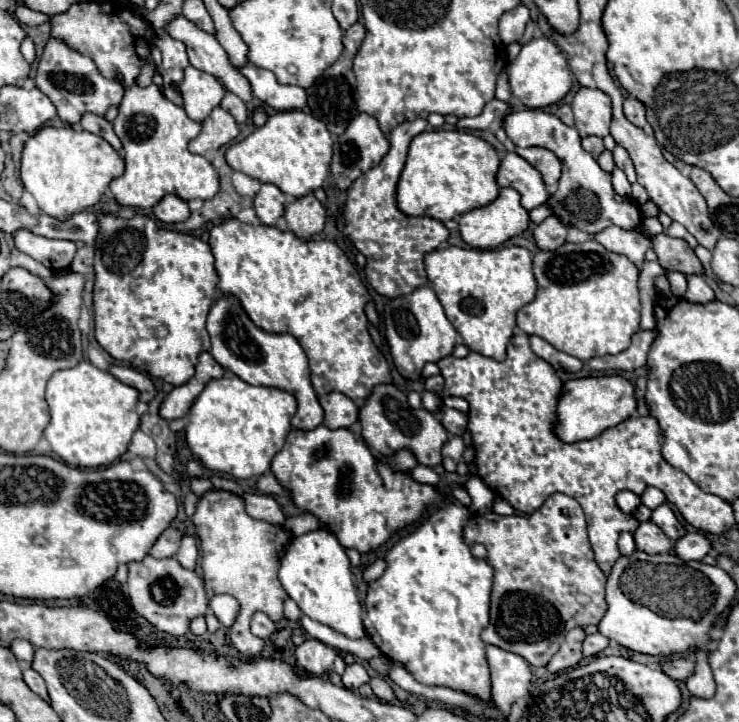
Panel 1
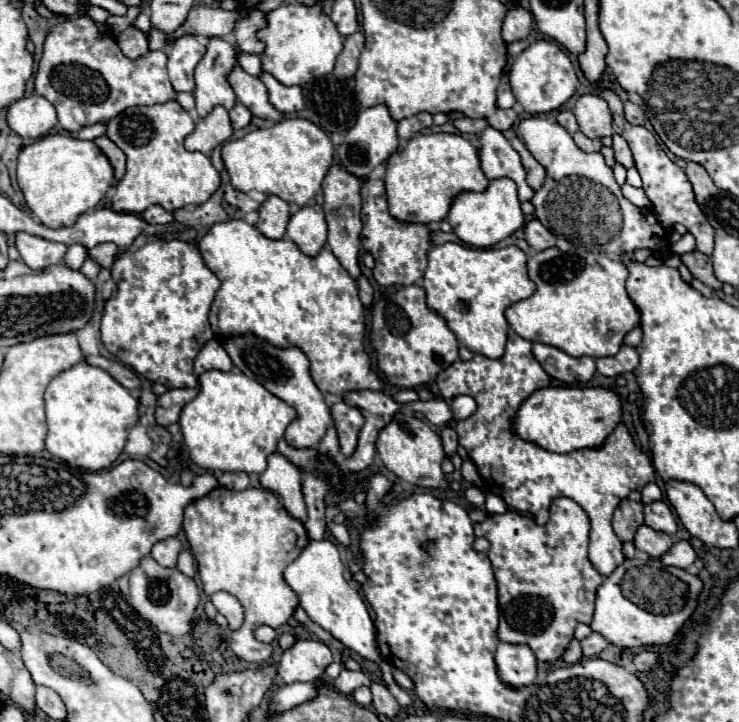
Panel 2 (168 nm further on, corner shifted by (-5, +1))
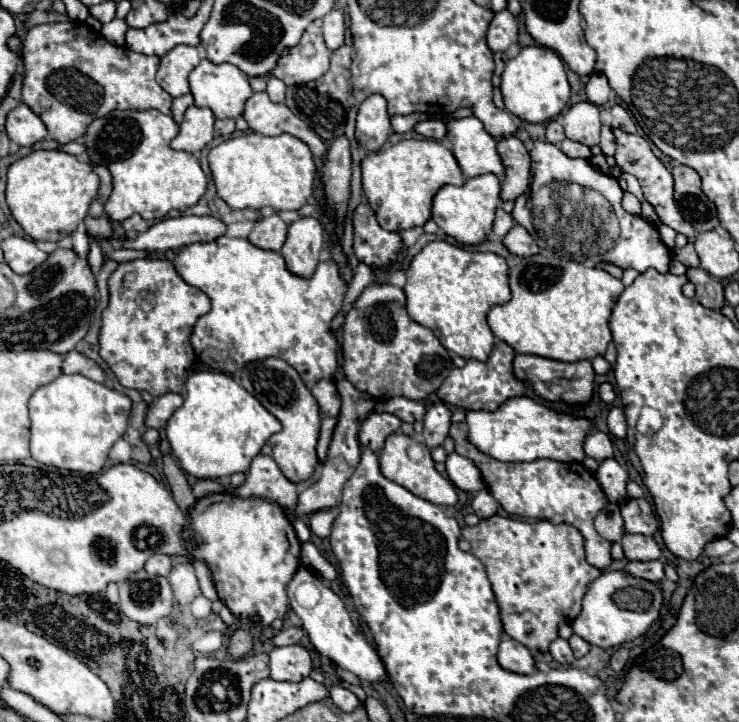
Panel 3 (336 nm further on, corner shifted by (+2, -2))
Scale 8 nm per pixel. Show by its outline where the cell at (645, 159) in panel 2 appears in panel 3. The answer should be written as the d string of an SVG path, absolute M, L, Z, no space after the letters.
M613 128L613 134L615 134L615 140L617 140L617 154L615 154L615 160L617 160L617 164L621 166L621 170L631 172L631 174L639 180L639 184L641 184L641 188L643 188L643 196L645 196L645 200L655 208L659 220L661 220L663 224L671 226L675 232L681 232L681 234L687 236L687 244L685 244L683 248L675 248L675 250L673 250L673 258L679 260L679 262L683 262L685 266L699 266L699 256L697 256L695 246L693 246L697 232L695 232L695 228L693 228L687 220L683 220L683 216L681 216L679 210L677 210L677 204L675 204L675 198L673 198L673 176L671 176L671 172L669 172L669 170L665 168L665 164L653 154L649 142L647 142L643 136L639 136L639 134L627 134L627 132L623 132L621 128Z

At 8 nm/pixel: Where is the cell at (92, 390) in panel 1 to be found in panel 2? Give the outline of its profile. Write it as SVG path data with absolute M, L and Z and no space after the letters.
M78 363L56 375L46 393L46 451L72 467L108 469L124 449L128 431L138 423L138 399L106 371Z

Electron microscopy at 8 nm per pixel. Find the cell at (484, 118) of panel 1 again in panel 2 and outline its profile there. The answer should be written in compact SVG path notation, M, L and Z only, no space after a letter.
M462 117L462 119L454 119L452 125L460 131L460 133L480 133L488 123L484 119L470 119L470 117Z

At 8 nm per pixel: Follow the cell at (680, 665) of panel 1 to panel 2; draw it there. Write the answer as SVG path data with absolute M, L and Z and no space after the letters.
M640 651L640 653L632 659L632 663L634 663L636 671L646 673L646 671L650 671L652 667L658 665L658 655L652 653L652 651Z

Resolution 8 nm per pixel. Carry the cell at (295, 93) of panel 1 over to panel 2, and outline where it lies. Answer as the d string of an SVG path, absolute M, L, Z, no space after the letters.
M262 73L262 83L266 85L268 89L268 95L270 95L270 103L290 115L290 113L296 113L296 111L302 111L304 109L304 99L302 99L302 91L300 87L288 87L288 85L282 85L278 79L274 79L270 73Z

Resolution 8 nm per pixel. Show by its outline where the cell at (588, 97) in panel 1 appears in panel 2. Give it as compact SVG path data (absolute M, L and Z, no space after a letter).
M598 95L578 97L576 107L574 107L574 115L576 115L580 131L590 139L610 137L614 133L608 103Z

